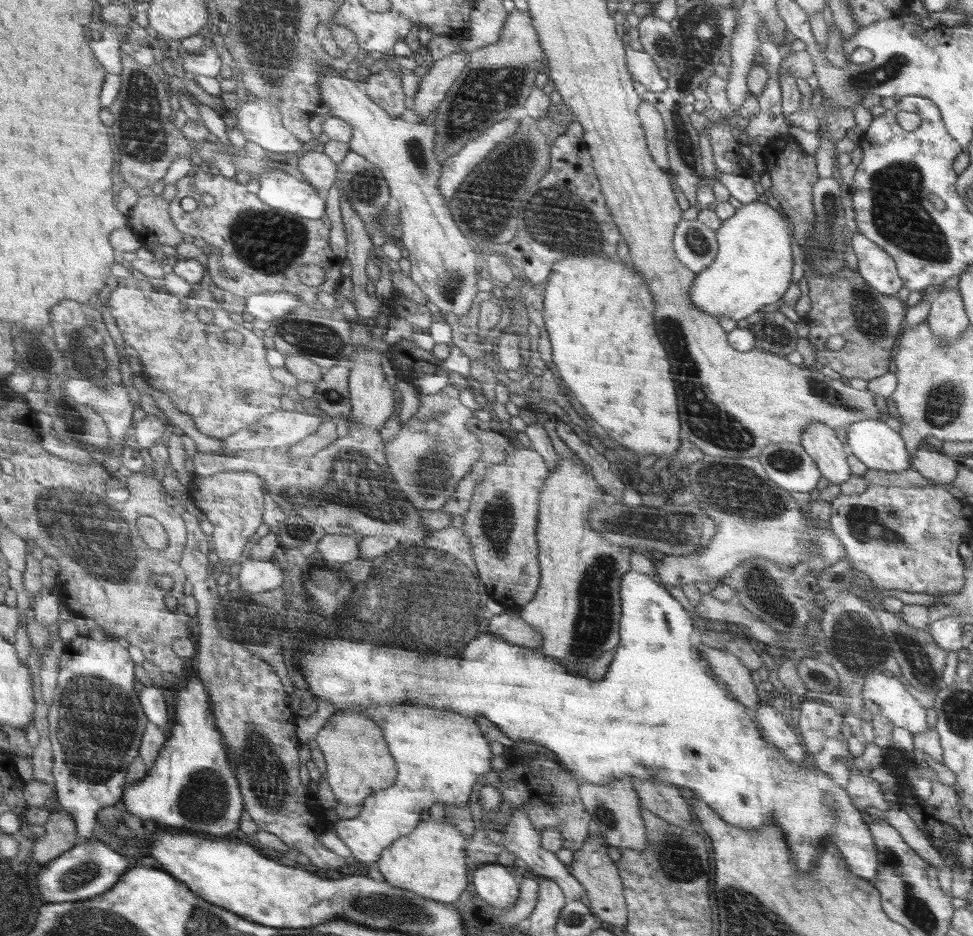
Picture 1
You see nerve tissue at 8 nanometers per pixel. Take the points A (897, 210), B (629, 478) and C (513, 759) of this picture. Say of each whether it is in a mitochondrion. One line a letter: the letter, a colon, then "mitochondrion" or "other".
A: mitochondrion
B: other
C: other

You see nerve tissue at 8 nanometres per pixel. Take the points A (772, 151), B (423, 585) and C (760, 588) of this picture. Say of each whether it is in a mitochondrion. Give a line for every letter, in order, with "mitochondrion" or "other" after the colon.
A: other
B: mitochondrion
C: mitochondrion

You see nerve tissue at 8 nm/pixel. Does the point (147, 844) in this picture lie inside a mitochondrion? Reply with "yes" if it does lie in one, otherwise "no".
no

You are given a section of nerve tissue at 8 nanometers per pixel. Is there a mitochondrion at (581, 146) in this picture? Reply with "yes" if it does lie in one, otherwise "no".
no

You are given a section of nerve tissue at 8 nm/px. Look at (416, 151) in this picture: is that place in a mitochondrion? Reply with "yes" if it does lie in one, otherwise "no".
yes

